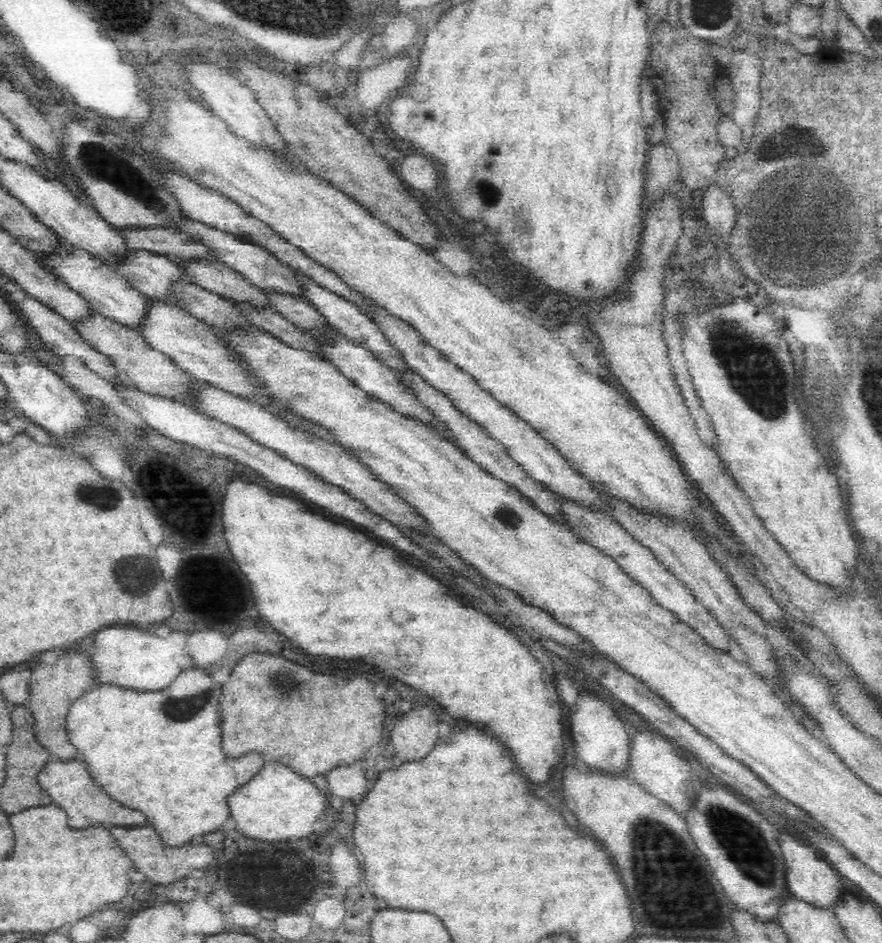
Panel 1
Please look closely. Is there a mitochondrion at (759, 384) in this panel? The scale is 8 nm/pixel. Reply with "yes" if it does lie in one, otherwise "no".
yes

